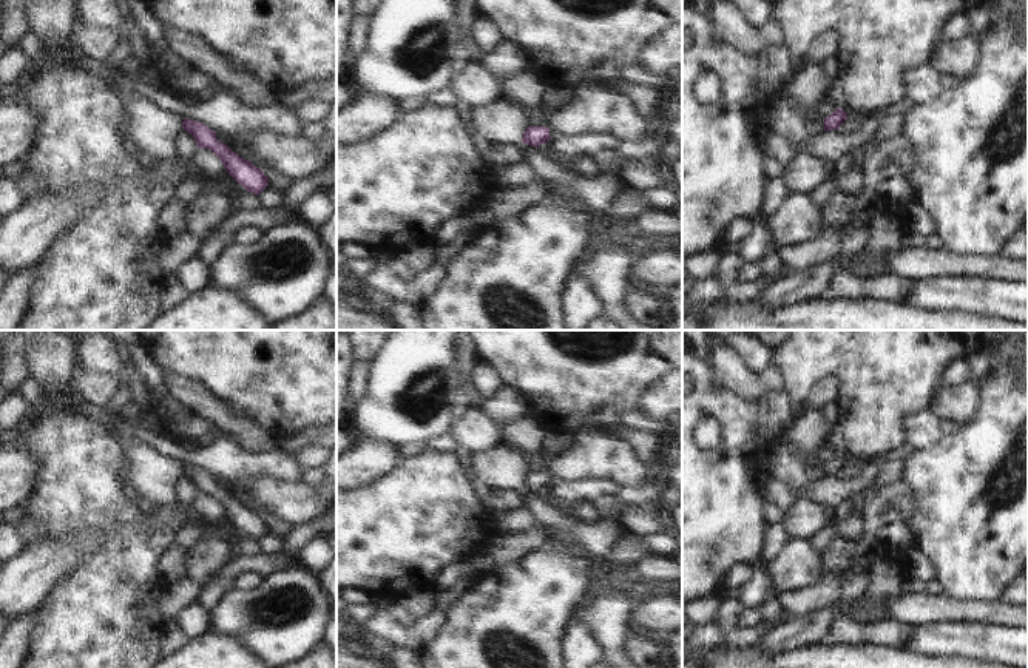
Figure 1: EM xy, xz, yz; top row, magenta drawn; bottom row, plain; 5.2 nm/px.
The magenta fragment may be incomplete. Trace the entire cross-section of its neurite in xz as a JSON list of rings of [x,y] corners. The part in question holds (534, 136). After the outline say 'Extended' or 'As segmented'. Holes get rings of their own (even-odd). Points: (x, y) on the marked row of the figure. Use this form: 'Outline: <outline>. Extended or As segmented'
Outline: [[[528,127],[523,133],[523,143],[539,147],[540,143],[550,142],[550,130],[546,127]]]. As segmented

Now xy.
Outline: [[[184,119],[182,130],[194,137],[198,147],[213,151],[222,160],[225,171],[247,191],[259,194],[269,185],[269,179],[261,168],[239,157],[225,143],[219,142],[216,133],[208,127]]]. As segmented

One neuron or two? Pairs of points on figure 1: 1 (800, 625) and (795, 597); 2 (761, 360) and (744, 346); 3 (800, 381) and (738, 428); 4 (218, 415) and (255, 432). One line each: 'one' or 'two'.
1: two
2: one
3: two
4: one

